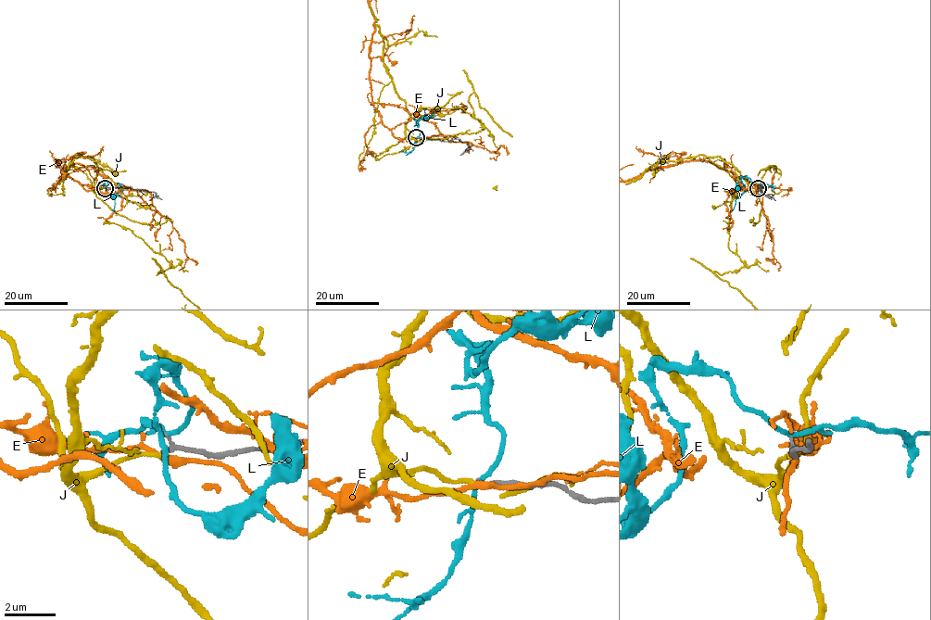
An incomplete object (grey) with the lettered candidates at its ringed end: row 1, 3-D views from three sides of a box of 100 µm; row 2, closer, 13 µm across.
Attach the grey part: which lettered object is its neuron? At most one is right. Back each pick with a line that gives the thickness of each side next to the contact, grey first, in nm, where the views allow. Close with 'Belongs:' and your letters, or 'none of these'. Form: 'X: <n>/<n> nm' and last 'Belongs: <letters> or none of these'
J: 180/140 nm
Belongs: J

